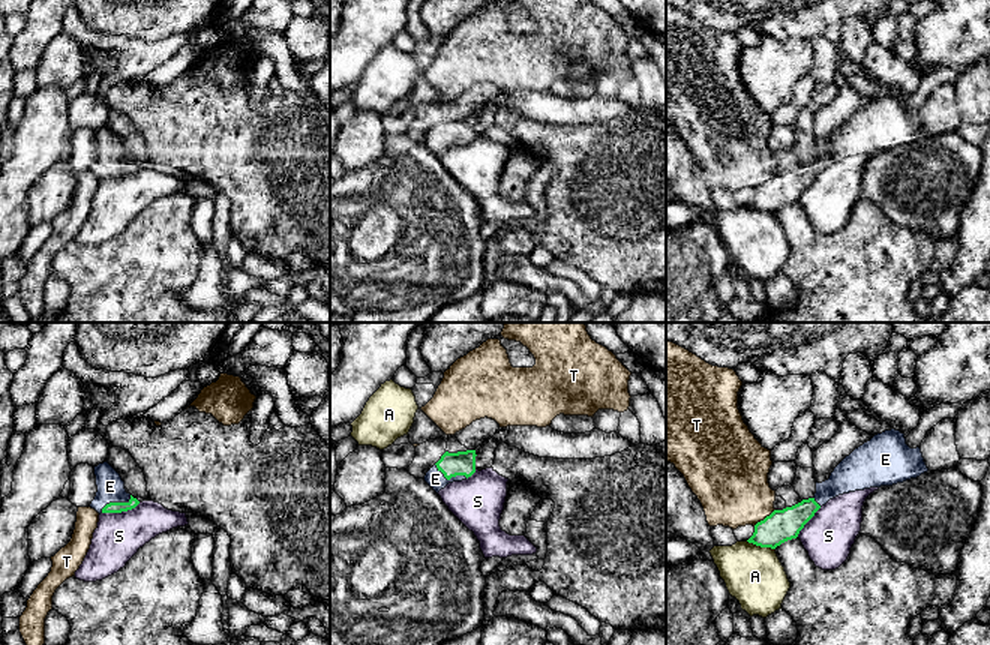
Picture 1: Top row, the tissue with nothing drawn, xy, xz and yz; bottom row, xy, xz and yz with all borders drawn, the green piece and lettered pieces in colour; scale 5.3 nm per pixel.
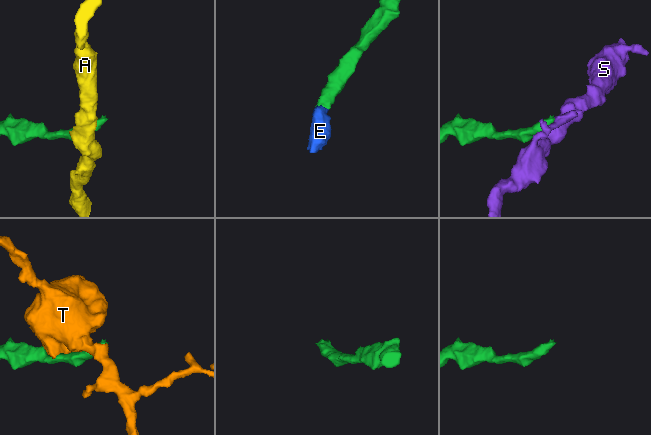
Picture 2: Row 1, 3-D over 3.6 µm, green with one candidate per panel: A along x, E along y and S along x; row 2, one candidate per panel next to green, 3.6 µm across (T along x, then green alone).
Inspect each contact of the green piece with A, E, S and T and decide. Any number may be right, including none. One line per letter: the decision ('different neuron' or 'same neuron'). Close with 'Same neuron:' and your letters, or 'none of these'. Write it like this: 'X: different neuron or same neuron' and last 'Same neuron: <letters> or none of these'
A: different neuron
E: same neuron
S: different neuron
T: different neuron
Same neuron: E

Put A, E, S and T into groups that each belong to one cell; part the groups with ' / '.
A / E / S / T

